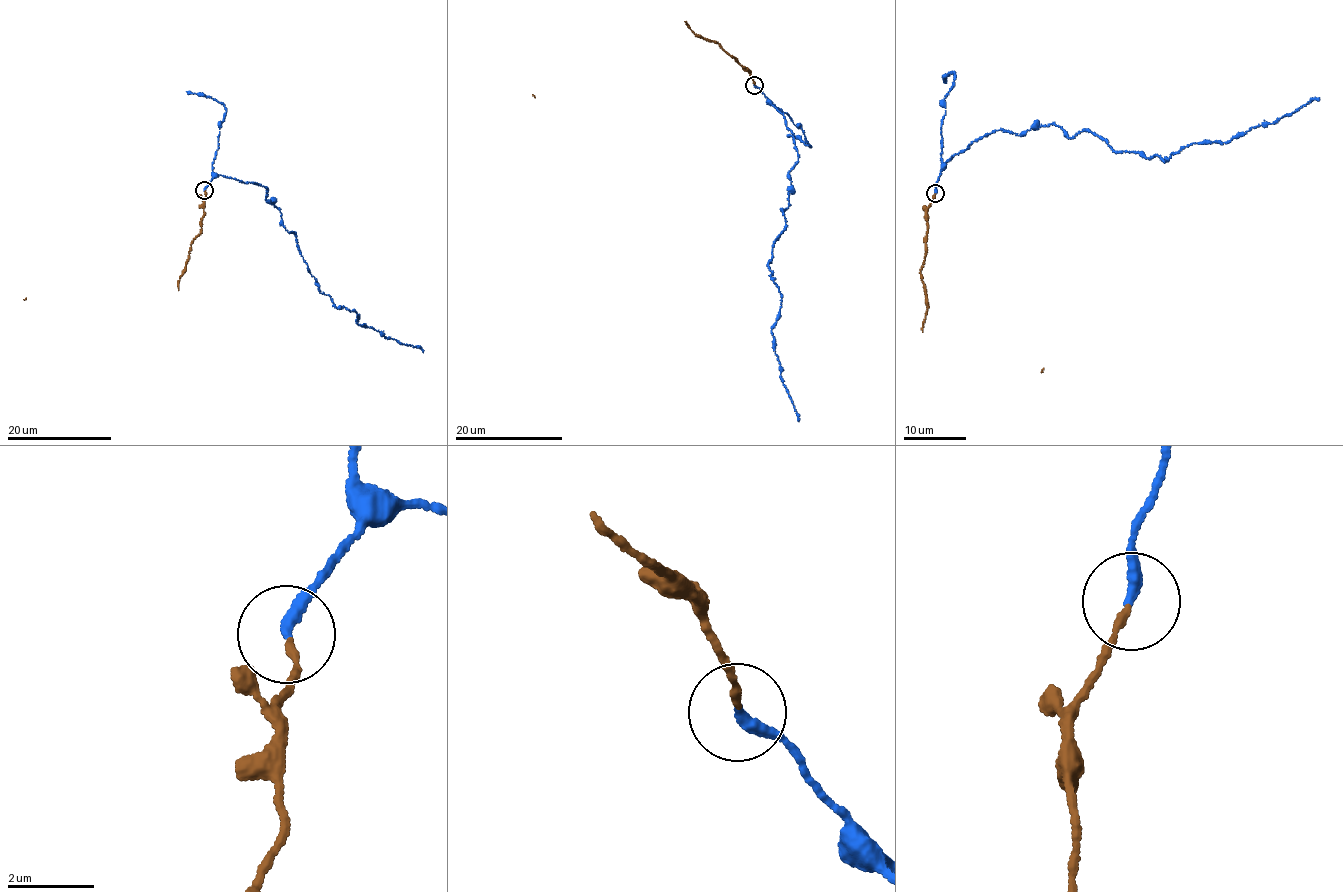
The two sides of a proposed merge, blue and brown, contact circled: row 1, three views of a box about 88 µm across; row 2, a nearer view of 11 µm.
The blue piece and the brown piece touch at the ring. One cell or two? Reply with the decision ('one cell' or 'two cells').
one cell

